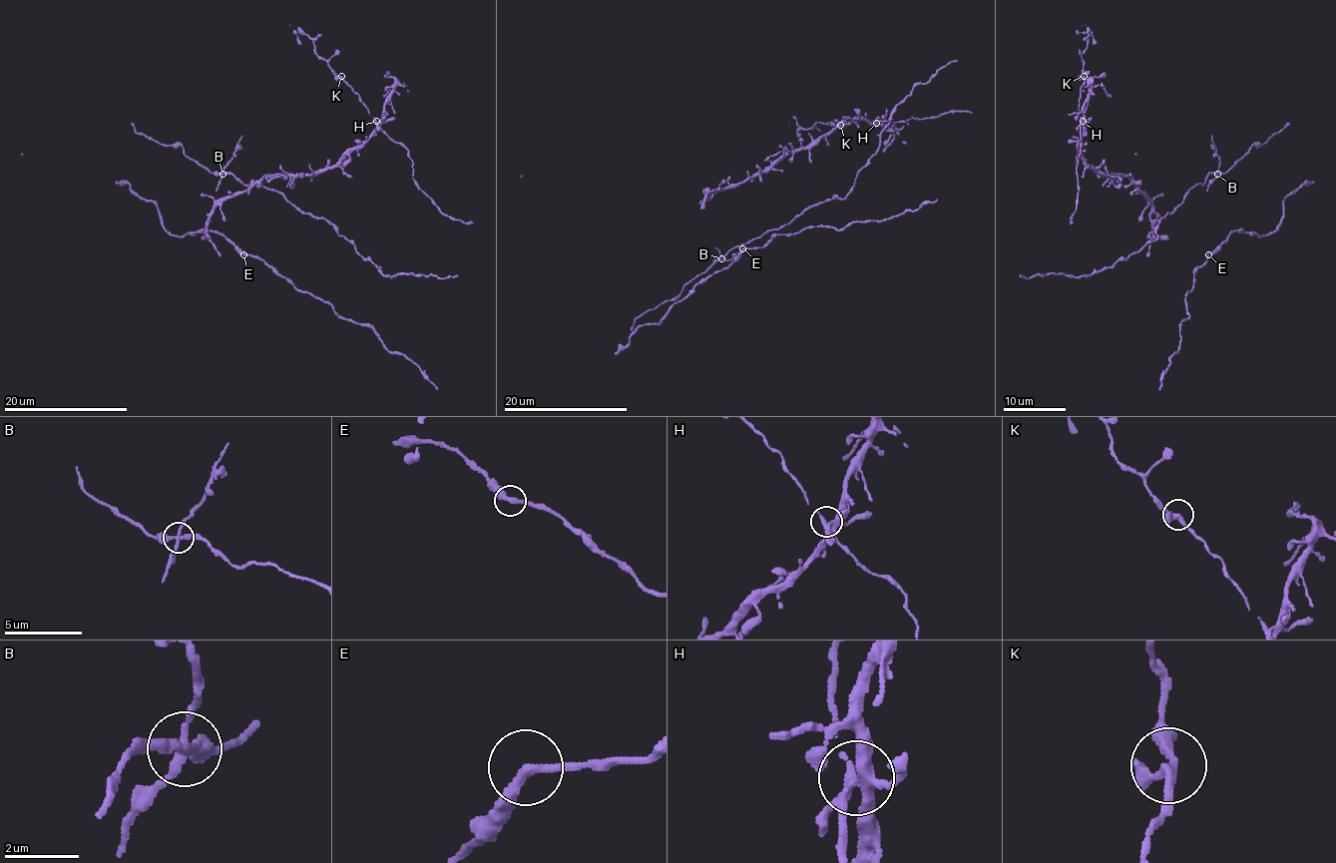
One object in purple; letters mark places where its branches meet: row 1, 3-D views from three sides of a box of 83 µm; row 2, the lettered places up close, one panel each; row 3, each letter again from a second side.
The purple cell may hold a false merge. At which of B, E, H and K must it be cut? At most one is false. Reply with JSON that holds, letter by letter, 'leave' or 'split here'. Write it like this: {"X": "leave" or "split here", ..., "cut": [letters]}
{"B": "split here", "E": "leave", "H": "leave", "K": "leave", "cut": ["B"]}

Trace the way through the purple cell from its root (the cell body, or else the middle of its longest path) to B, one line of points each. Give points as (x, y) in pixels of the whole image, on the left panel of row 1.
B: (216, 191), (222, 174)

